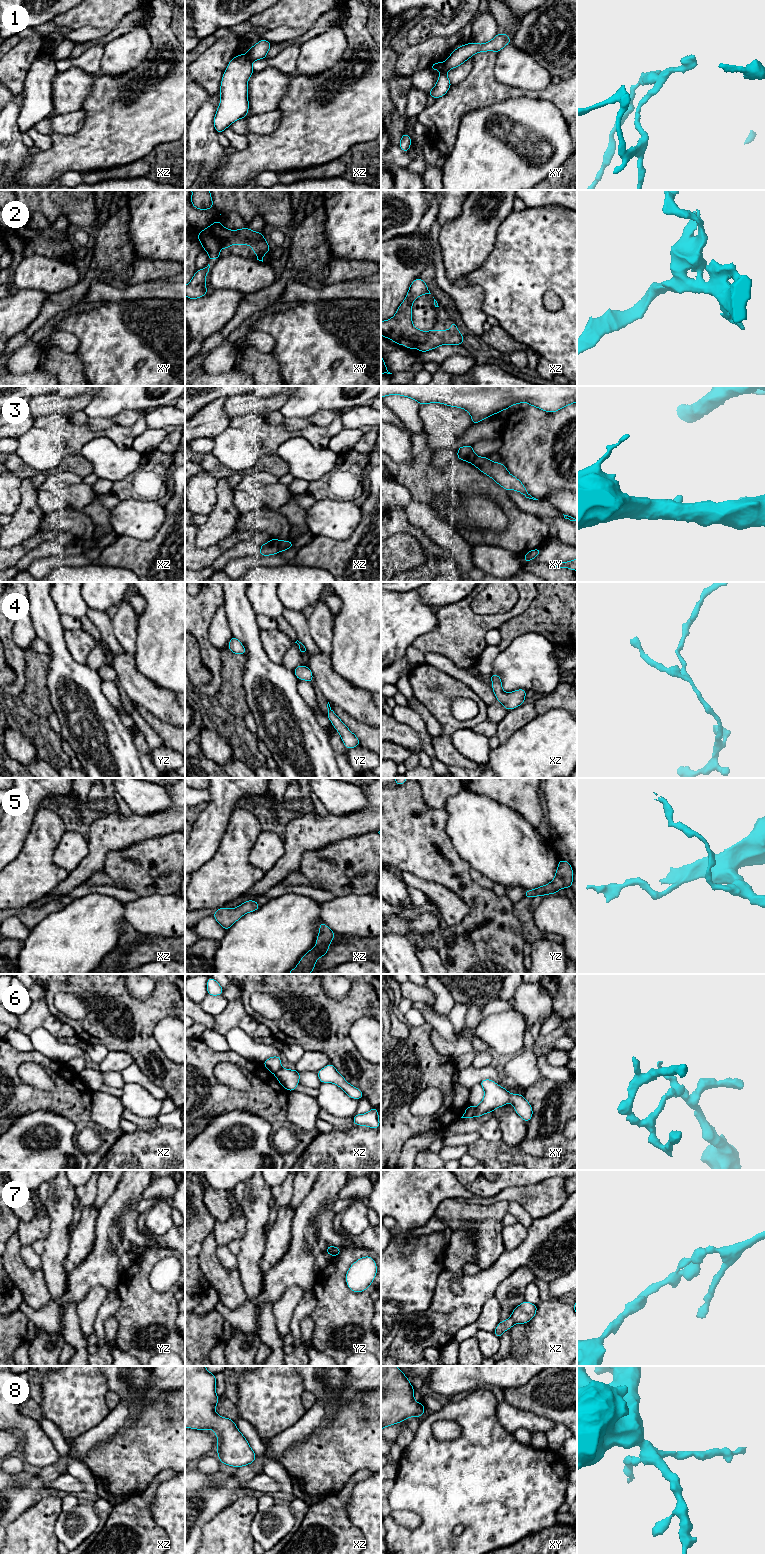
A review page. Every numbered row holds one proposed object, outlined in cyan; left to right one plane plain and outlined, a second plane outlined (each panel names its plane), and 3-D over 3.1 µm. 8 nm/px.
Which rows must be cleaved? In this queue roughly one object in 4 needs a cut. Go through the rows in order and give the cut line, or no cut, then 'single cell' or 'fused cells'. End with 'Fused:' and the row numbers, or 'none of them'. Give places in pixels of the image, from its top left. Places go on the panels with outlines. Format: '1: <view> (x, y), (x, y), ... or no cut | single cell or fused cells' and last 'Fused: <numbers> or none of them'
1: xy (444, 62), (444, 67), (441, 71) | fused cells
2: no cut | single cell
3: xz (280, 541), (279, 551) | fused cells
4: no cut | single cell
5: no cut | single cell
6: xy (473, 1107), (475, 1116) | fused cells
7: xz (510, 1317), (515, 1323) | fused cells
8: no cut | single cell
Fused: 1, 3, 6, 7

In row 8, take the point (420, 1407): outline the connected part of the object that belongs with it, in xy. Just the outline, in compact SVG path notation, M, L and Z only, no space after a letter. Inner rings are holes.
M381 1366L381 1430L409 1417L421 1417L425 1406L414 1399L414 1388L396 1366Z

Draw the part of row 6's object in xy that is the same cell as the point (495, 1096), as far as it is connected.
M484 1079L479 1083L484 1089L484 1097L481 1103L474 1107L475 1117L492 1113L494 1109L502 1107L507 1103L514 1106L515 1112L527 1123L533 1116L530 1103L521 1094L511 1094L507 1089L501 1087L491 1079Z

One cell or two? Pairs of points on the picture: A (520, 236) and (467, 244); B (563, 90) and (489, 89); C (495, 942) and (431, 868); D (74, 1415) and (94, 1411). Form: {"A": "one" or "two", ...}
{"A": "two", "B": "one", "C": "one", "D": "one"}

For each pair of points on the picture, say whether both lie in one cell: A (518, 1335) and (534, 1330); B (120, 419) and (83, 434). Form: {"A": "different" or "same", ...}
{"A": "different", "B": "different"}

